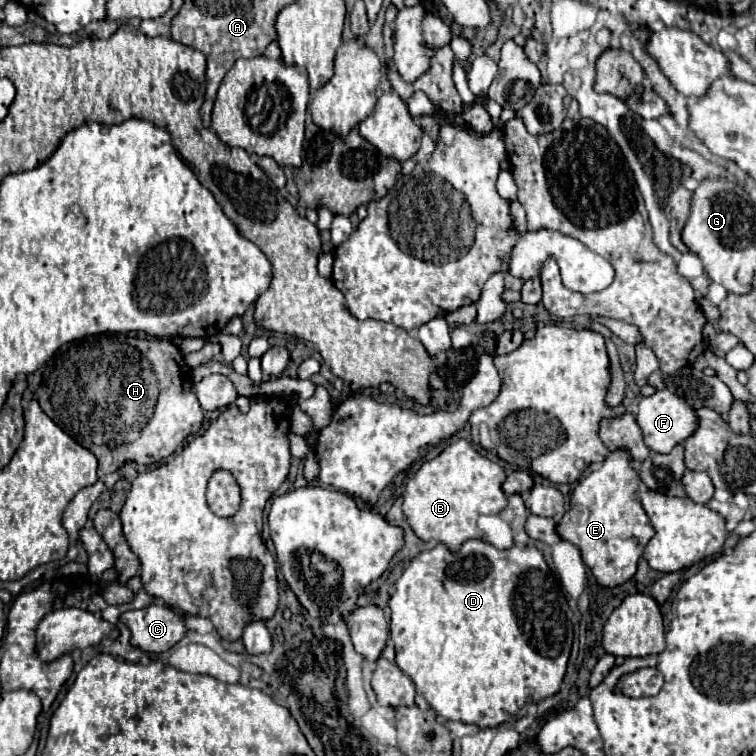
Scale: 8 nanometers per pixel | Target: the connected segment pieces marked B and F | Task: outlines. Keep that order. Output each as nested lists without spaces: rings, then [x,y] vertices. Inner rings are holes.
[[[459,438],[437,458],[425,462],[407,482],[403,512],[419,540],[435,540],[445,544],[451,552],[457,552],[465,540],[483,538],[483,532],[477,528],[481,514],[499,514],[507,506],[507,496],[501,490],[503,482],[505,470],[479,454],[467,440]]]
[[[667,388],[657,390],[653,396],[643,396],[637,404],[637,424],[643,430],[645,444],[653,452],[669,452],[675,444],[685,442],[697,428],[695,410]]]

